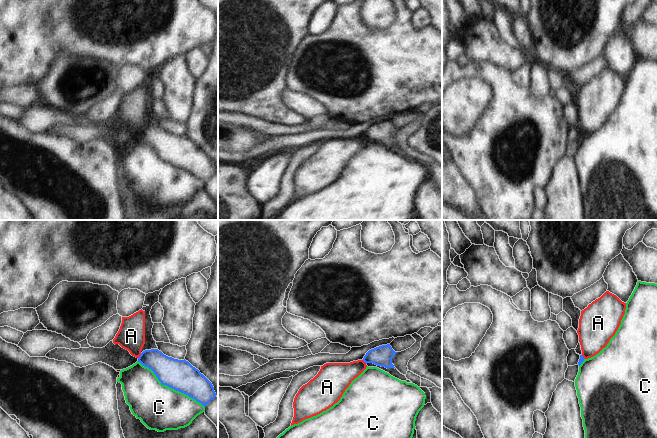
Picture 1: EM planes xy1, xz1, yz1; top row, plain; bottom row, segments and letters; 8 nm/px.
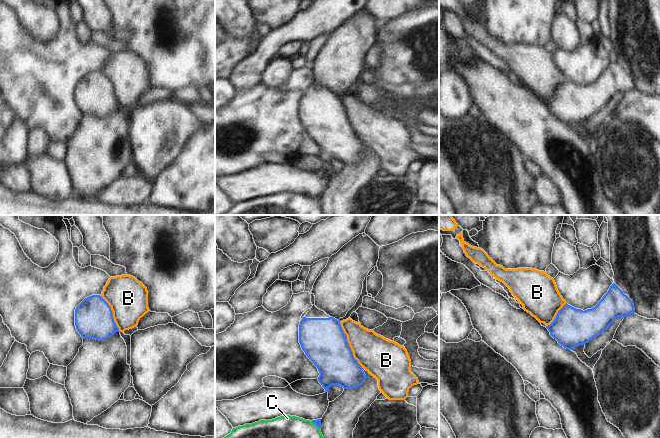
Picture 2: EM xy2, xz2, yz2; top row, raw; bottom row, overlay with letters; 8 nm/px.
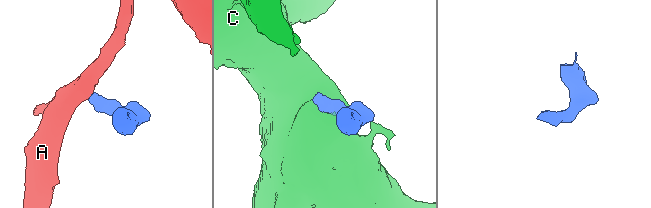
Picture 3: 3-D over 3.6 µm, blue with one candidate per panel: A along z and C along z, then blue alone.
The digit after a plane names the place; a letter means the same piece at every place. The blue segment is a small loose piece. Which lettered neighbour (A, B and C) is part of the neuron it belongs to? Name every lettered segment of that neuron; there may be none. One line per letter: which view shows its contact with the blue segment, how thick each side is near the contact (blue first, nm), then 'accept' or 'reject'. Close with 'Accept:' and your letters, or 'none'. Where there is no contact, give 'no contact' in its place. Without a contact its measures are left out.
A: meets blue in xy1; 200 nm thick on the blue side, 220 nm on the other; reject
B: meets blue in xz2; 360 nm thick on the blue side, 300 nm on the other; reject
C: meets blue in xy1; 240 nm thick on the blue side, 360 nm on the other; reject
Accept: none

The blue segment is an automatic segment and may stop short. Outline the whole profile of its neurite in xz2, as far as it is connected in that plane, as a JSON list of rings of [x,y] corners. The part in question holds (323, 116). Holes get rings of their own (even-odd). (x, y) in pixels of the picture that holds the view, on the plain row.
[[[315,81],[300,97],[299,119],[317,143],[320,149],[317,155],[326,168],[332,161],[353,165],[366,157],[340,97]]]

